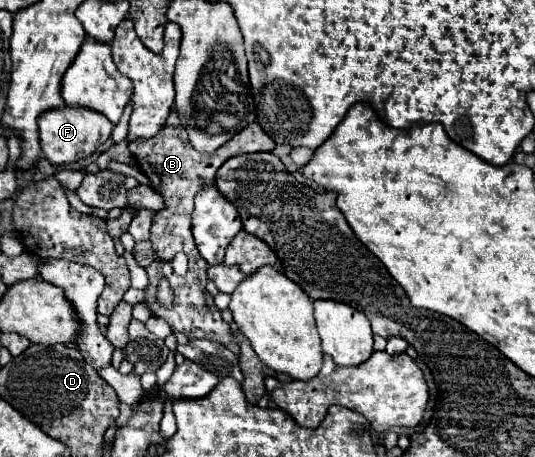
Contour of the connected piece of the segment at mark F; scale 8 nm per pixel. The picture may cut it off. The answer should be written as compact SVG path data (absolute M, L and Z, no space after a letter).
M63 105L57 109L47 109L47 113L41 113L39 117L41 151L53 165L73 163L91 155L101 143L109 139L111 131L113 131L113 123L107 117L101 117L101 113L93 113L81 107Z

